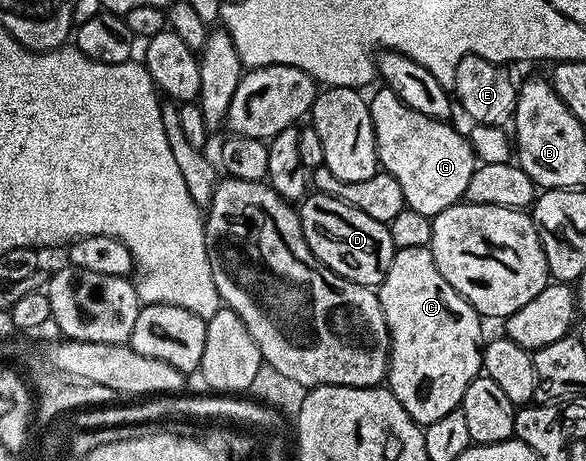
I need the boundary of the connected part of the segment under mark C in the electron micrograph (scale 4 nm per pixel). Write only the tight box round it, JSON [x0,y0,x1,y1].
[377,246,485,426]

